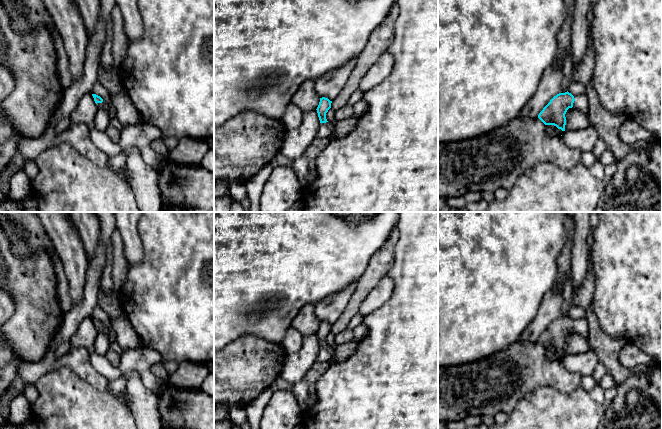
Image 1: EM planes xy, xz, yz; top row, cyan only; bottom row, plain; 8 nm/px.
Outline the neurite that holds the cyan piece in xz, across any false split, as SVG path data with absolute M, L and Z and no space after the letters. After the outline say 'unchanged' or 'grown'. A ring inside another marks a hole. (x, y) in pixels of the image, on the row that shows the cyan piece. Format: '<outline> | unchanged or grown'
M325 97L320 98L319 105L316 109L321 123L318 129L317 136L320 138L330 138L331 141L333 141L337 140L336 138L333 137L335 123L328 122L326 119L326 113L331 108L331 103L332 101L330 101L328 98Z | grown

